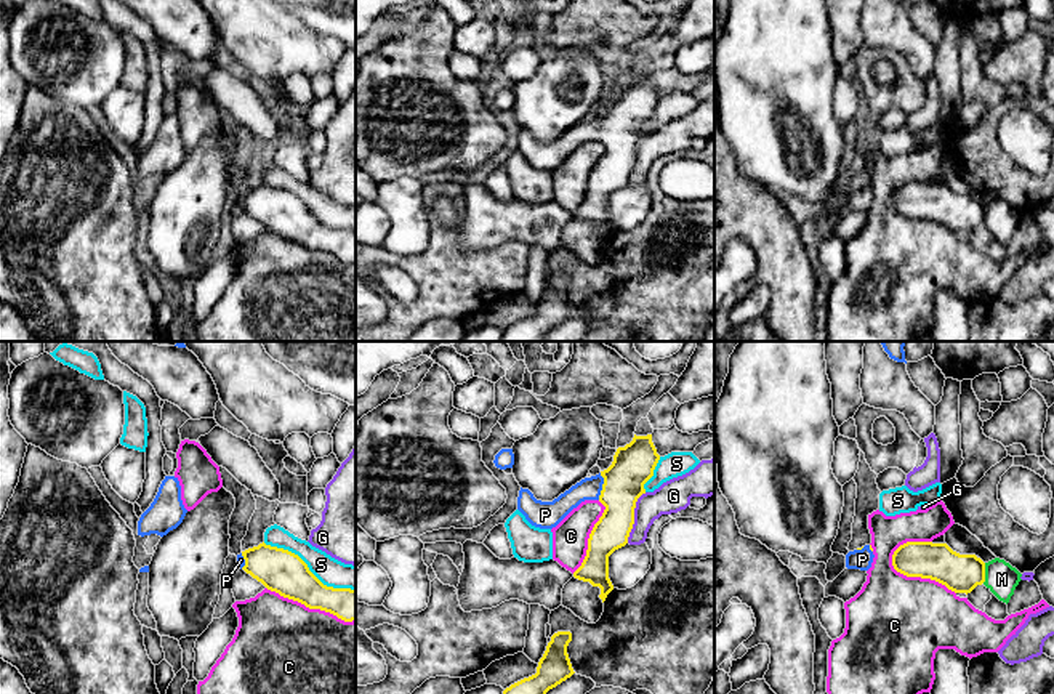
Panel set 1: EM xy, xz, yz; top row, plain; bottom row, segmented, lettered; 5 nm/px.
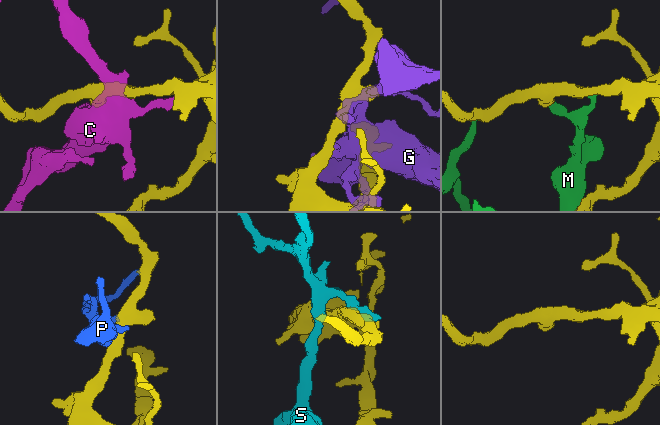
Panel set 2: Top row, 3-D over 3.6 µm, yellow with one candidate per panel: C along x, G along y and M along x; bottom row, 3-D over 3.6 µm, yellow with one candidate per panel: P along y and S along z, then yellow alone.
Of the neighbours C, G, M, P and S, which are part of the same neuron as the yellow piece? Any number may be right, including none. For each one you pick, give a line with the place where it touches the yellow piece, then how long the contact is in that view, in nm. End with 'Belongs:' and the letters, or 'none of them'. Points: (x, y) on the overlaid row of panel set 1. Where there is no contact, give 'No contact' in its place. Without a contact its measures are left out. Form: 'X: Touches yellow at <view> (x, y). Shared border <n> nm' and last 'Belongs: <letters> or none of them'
P: Touches yellow at xz (603, 486). Shared border 140 nm
Belongs: P

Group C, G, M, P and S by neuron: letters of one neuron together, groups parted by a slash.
C / G / M / P / S

